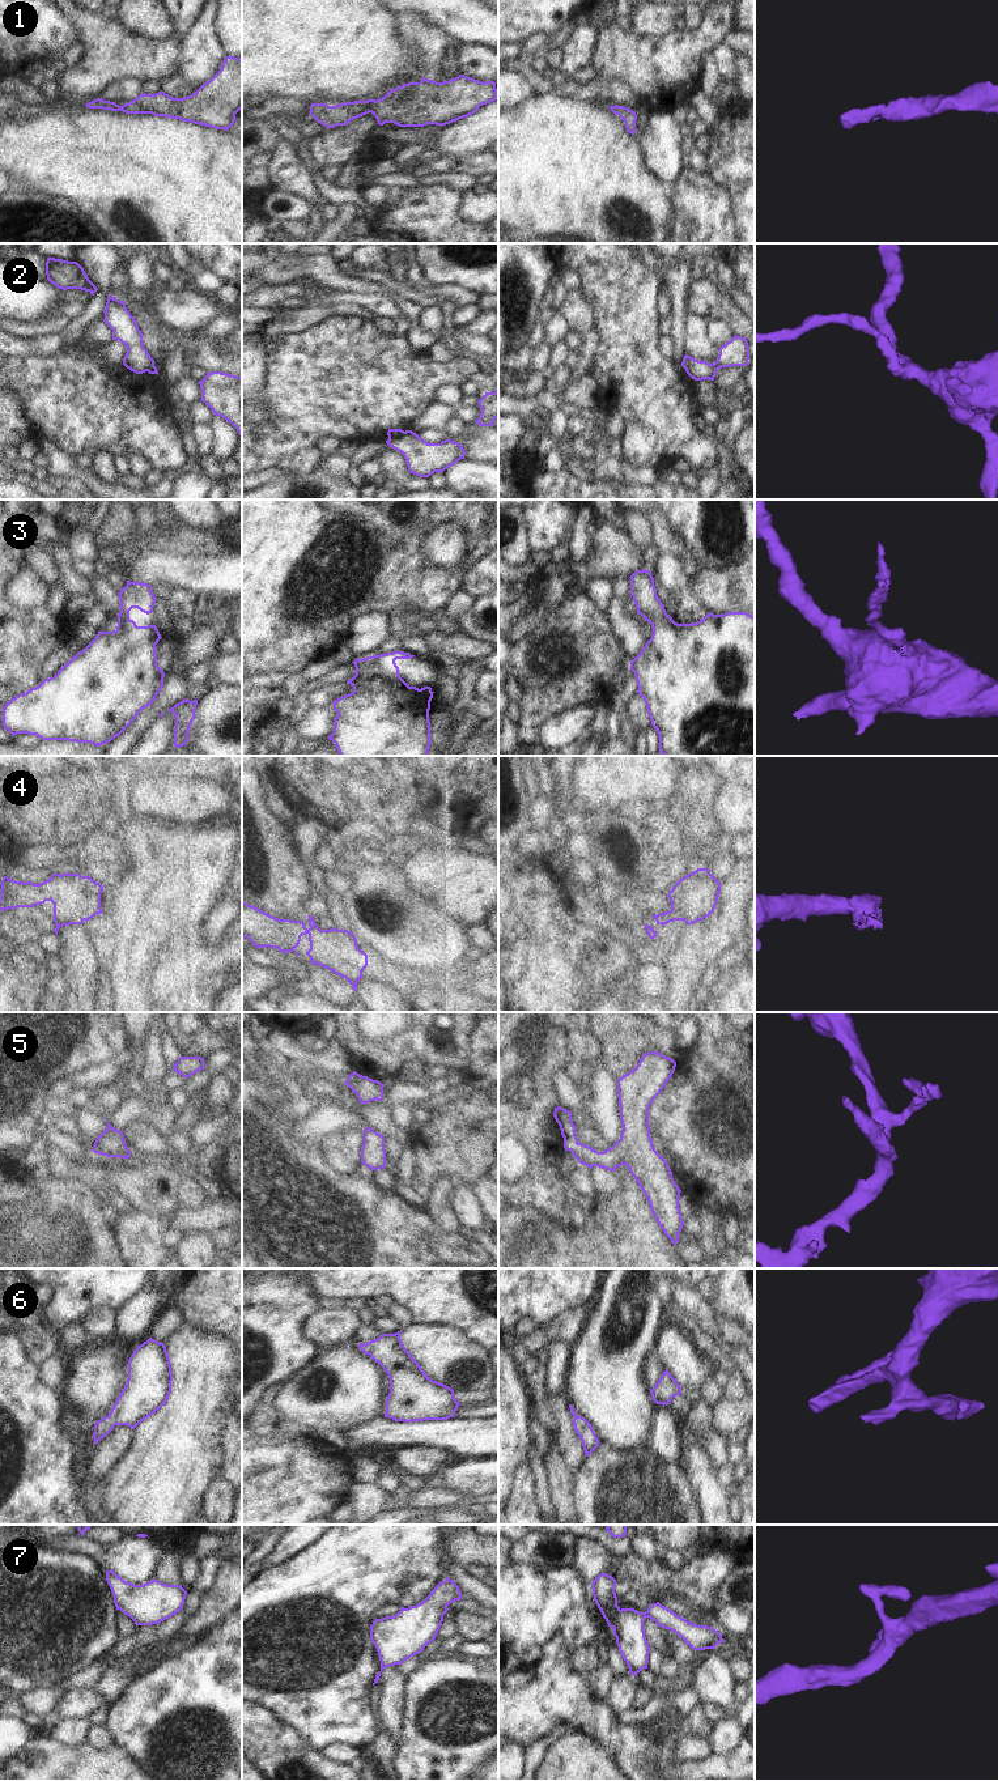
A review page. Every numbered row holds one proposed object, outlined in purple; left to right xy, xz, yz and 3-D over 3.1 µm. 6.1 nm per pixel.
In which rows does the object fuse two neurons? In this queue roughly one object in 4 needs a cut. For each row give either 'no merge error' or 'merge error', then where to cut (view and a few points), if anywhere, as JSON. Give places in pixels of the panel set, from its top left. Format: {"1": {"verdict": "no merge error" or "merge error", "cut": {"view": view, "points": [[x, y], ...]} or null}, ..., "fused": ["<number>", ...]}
{"1": {"verdict": "no merge error", "cut": null}, "2": {"verdict": "no merge error", "cut": null}, "3": {"verdict": "no merge error", "cut": null}, "4": {"verdict": "no merge error", "cut": null}, "5": {"verdict": "no merge error", "cut": null}, "6": {"verdict": "no merge error", "cut": null}, "7": {"verdict": "no merge error", "cut": null}, "fused": []}

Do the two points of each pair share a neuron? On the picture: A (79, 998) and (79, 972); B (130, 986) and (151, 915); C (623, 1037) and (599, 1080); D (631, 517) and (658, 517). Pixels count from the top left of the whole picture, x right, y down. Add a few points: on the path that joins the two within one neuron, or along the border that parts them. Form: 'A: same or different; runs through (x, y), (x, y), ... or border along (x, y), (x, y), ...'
A: same; runs through (79, 991), (79, 978)
B: same; runs through (134, 969), (134, 963), (147, 947), (148, 932)
C: different; border along (599, 1062), (616, 1079)
D: different; border along (645, 515), (650, 523), (650, 534), (654, 543)

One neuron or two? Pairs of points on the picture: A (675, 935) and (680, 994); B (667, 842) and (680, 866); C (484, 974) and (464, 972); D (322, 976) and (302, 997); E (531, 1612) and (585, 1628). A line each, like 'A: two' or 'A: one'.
A: two
B: two
C: two
D: two
E: one

